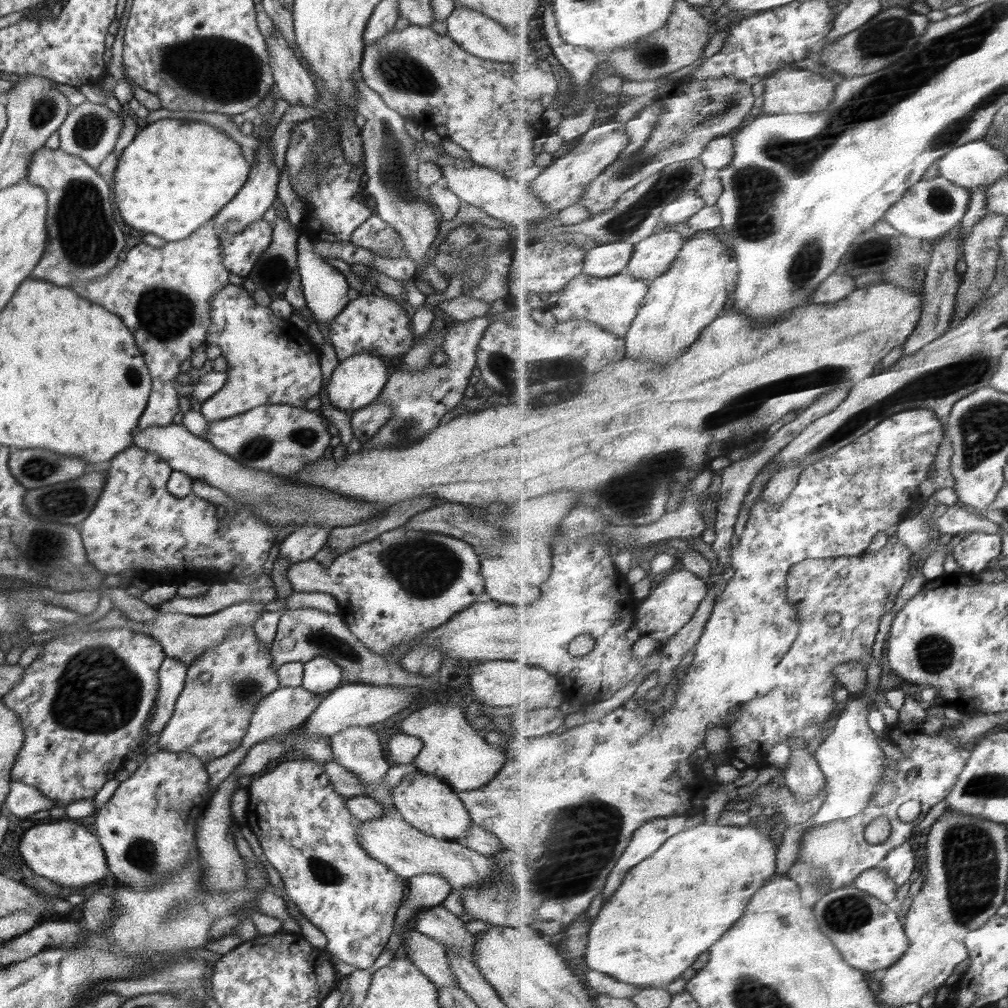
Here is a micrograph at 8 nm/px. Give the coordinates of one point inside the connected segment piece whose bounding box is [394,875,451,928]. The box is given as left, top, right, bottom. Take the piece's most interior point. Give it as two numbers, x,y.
426,891

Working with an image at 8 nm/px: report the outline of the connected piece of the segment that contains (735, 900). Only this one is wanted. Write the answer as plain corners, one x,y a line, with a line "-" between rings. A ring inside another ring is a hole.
714,822
684,831
668,839
660,852
630,872
626,884
604,909
591,928
587,969
615,976
637,986
668,988
694,966
700,954
708,952
747,913
754,896
777,875
779,841
754,826
724,826

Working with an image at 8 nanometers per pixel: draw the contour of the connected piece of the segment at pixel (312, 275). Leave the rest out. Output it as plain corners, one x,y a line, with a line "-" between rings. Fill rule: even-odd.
300,231
297,242
297,265
301,276
300,289
306,300
305,311
311,314
317,324
328,324
332,322
342,309
350,302
348,291
350,286
346,277
338,269
324,260
324,257
314,252
312,240
306,233

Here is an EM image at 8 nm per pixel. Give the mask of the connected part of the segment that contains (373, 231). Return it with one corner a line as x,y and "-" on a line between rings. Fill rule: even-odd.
378,214
370,215
350,237
352,244
361,246
373,254
378,256
408,257
408,252
404,248
402,238
398,236
398,232
386,224

